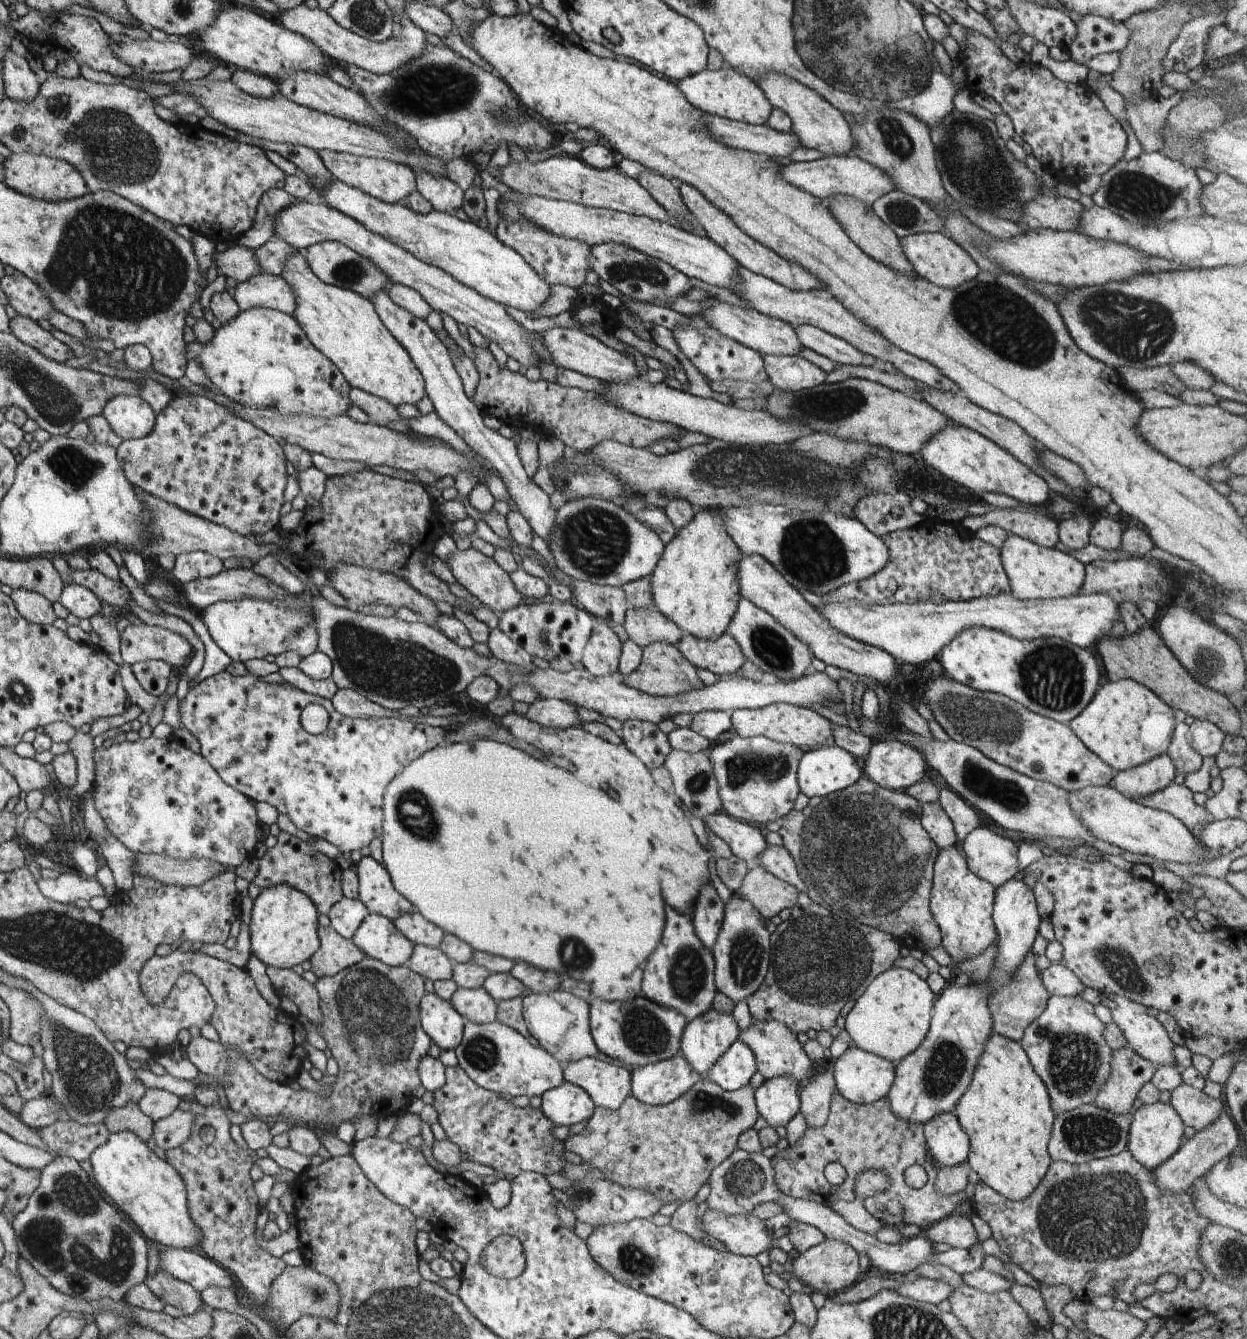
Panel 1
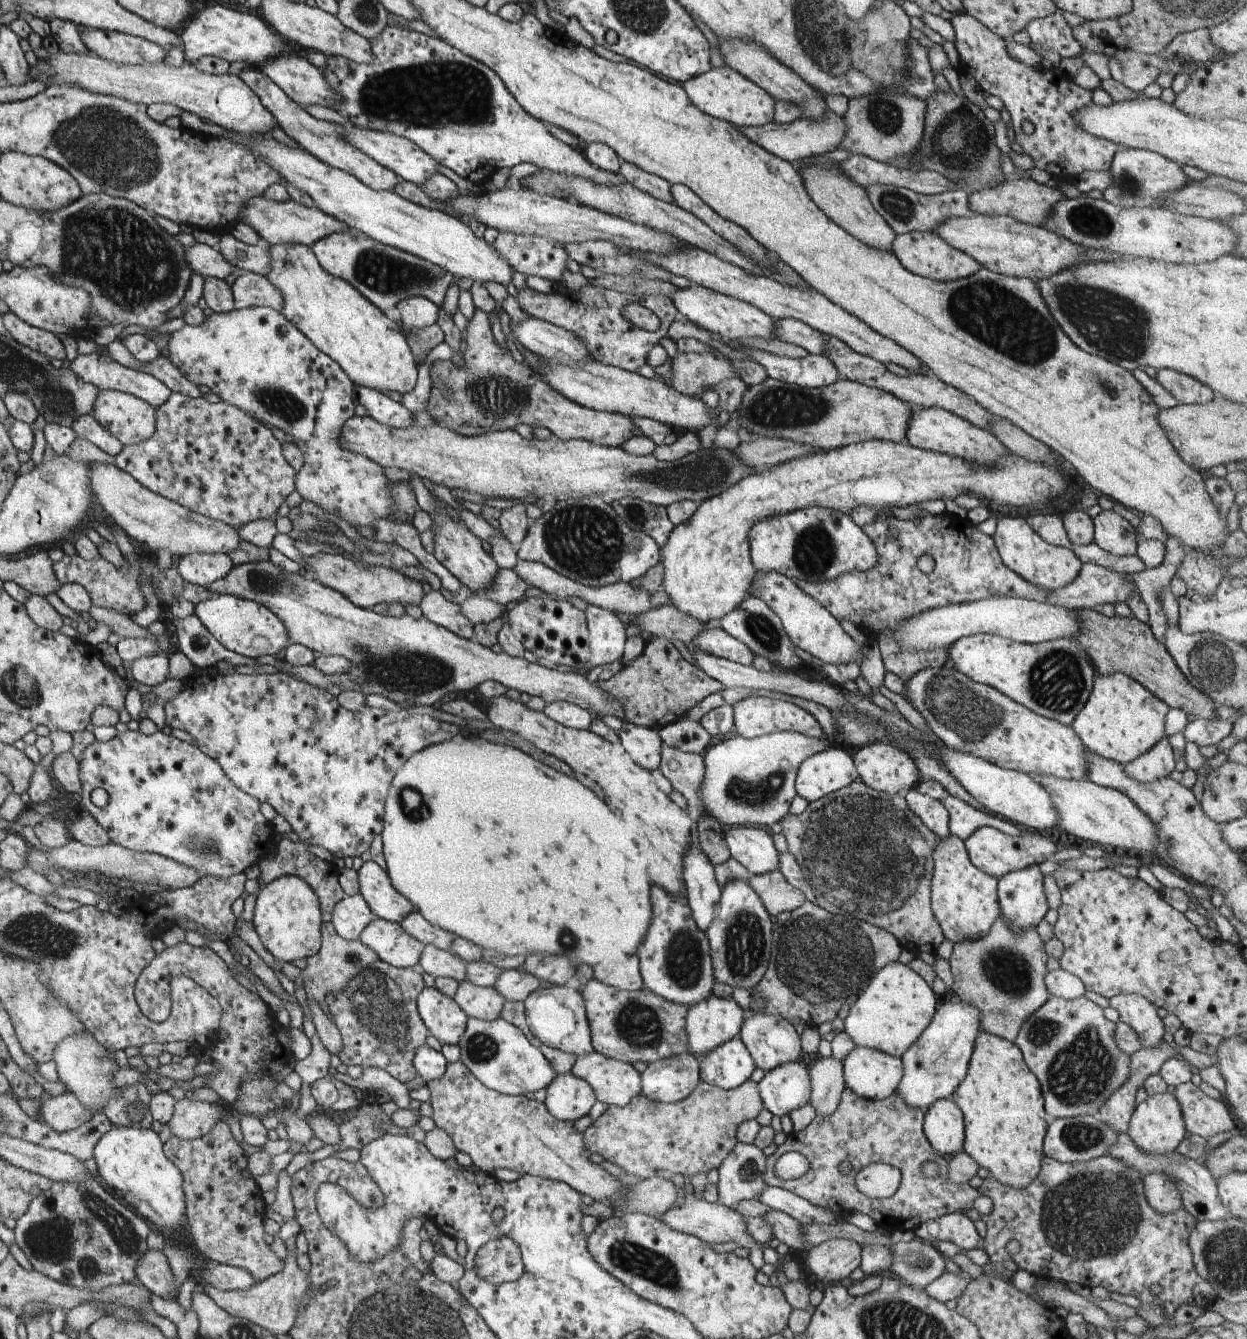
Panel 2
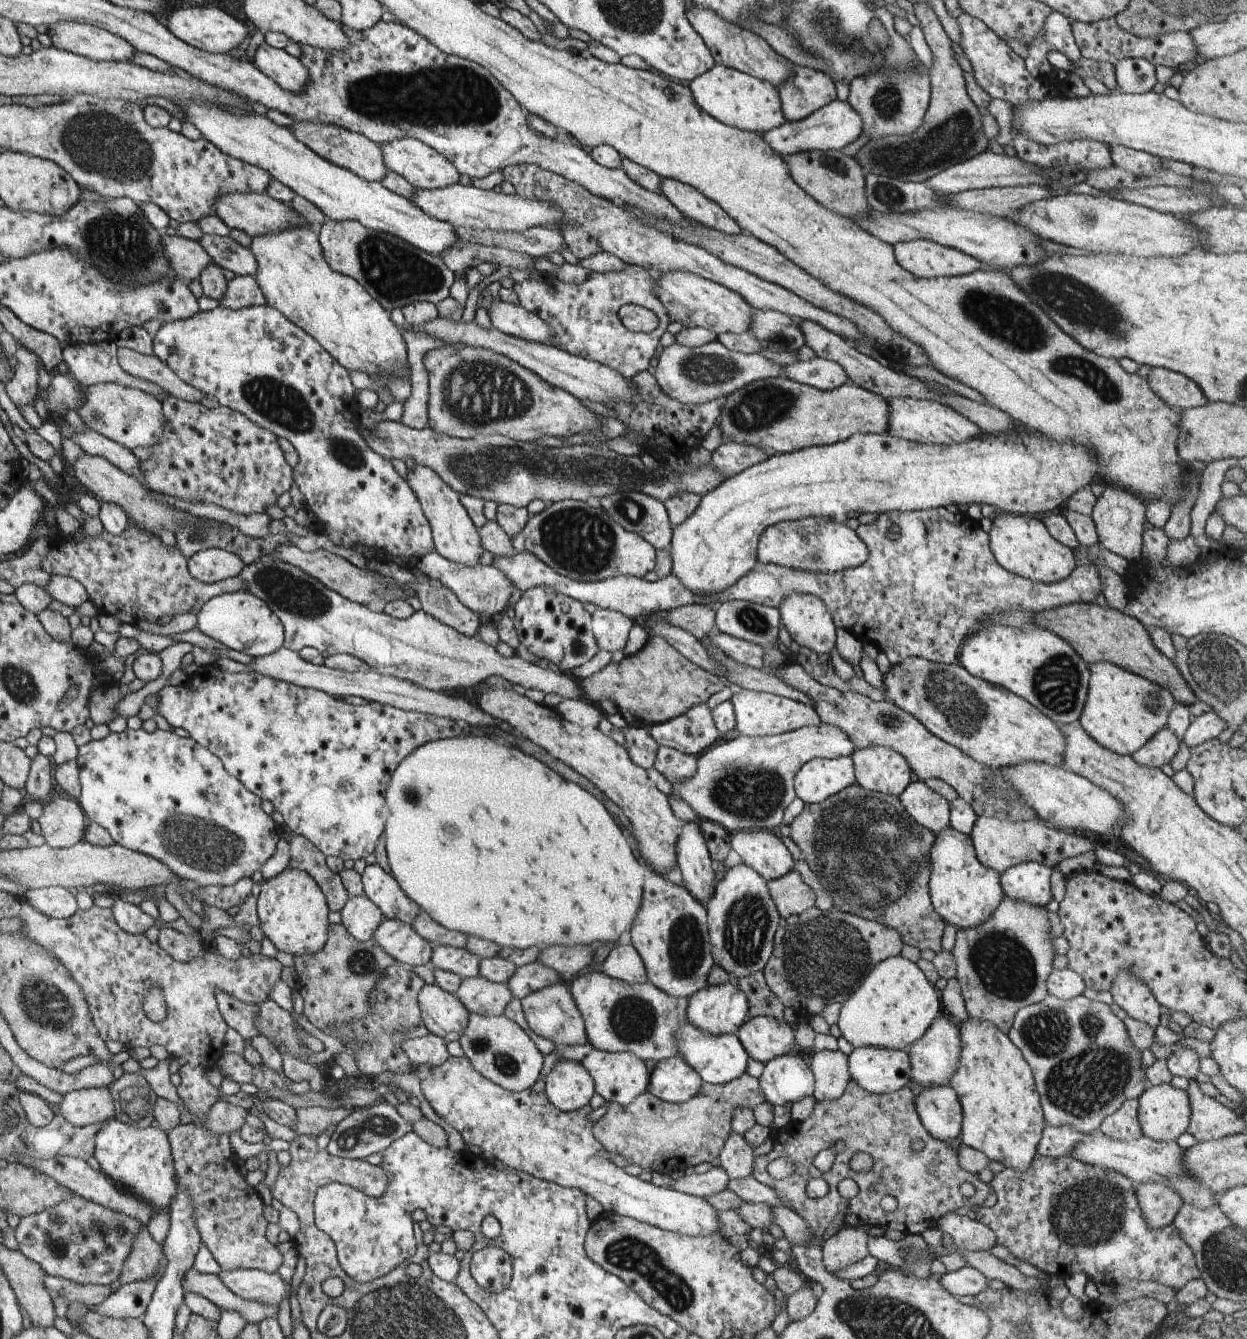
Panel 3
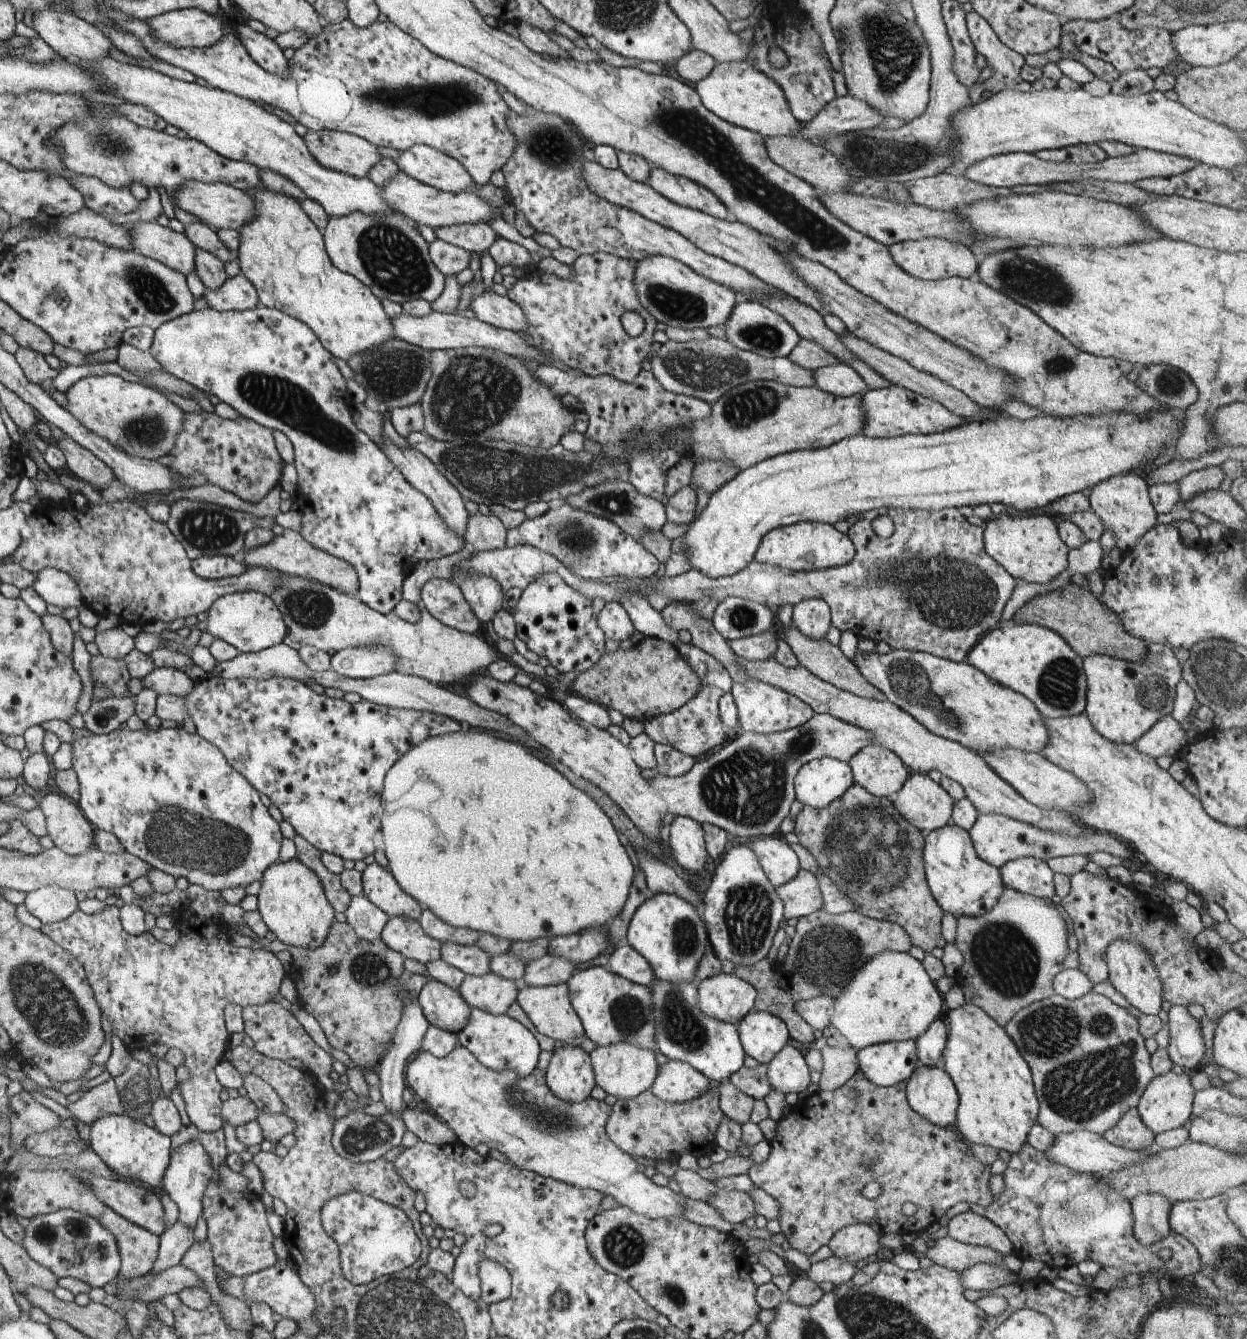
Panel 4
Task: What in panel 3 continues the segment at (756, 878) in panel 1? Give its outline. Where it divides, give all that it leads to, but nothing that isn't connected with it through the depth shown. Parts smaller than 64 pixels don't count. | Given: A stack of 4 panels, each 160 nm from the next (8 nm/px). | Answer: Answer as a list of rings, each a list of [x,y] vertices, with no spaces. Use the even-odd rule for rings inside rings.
[[[792,870],[782,878],[767,883],[781,921],[800,914],[815,904],[815,890],[808,886],[801,874]]]

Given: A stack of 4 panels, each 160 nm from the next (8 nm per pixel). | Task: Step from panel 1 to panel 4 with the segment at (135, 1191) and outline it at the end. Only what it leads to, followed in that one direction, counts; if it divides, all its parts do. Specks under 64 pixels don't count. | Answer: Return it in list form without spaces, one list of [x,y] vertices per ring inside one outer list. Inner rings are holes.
[[[106,1115],[90,1125],[90,1148],[122,1179],[142,1182],[143,1185],[161,1188],[171,1161],[172,1138],[163,1135],[143,1120],[132,1120],[129,1115]]]

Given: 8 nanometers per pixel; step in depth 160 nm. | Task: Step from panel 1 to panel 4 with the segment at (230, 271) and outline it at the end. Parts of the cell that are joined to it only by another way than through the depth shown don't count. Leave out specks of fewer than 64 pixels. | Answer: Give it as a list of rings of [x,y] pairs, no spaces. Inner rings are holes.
[[[157,221],[128,225],[131,248],[187,275],[195,270],[196,247],[184,233],[174,232]]]

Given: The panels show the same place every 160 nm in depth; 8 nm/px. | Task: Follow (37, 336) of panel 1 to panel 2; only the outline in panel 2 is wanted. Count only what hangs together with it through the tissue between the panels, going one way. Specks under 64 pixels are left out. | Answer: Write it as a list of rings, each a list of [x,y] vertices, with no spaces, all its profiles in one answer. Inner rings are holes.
[[[11,311],[6,312],[3,317],[6,330],[18,343],[43,353],[55,364],[67,358],[62,342],[52,332],[31,326]]]

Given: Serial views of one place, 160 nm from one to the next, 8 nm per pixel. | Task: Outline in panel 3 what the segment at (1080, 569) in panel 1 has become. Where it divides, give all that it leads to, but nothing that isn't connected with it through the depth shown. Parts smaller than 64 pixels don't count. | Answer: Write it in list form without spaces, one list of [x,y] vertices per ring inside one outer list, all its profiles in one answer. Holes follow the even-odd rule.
[[[1007,513],[992,520],[989,532],[990,548],[1000,566],[1008,572],[1041,583],[1057,583],[1068,578],[1077,564],[1073,550],[1052,538],[1038,518]]]

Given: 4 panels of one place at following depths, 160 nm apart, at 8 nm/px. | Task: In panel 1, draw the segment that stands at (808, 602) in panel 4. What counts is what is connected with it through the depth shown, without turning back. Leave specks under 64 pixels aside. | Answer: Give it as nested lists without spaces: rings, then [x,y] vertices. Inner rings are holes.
[[[744,555],[737,564],[739,591],[744,599],[771,614],[782,626],[798,637],[826,665],[844,668],[860,677],[870,677],[885,687],[903,684],[897,660],[885,650],[854,640],[837,631],[823,614],[802,597],[802,593],[760,555]]]

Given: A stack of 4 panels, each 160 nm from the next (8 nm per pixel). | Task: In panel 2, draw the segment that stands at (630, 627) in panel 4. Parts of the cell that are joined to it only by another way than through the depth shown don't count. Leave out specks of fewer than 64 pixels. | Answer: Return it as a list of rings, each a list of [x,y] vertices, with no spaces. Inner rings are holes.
[[[587,604],[585,610],[589,631],[590,658],[586,668],[621,661],[627,640],[627,626],[615,613]]]

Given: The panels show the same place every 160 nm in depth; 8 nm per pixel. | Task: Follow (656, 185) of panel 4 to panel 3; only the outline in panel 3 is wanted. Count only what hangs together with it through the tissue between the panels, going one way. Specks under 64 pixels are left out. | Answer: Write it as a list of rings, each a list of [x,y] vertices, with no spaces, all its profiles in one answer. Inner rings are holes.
[[[663,178],[661,193],[692,221],[729,235],[737,235],[743,231],[717,202],[711,201],[689,184]]]

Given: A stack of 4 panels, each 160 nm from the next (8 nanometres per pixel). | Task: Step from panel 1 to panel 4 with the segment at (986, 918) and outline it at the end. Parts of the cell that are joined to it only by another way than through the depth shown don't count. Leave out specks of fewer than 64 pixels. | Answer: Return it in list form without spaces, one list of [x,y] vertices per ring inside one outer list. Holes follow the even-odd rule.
[[[952,822],[925,834],[922,852],[927,885],[934,900],[956,917],[984,914],[996,904],[1005,889],[999,868],[983,861],[976,852],[969,831]]]

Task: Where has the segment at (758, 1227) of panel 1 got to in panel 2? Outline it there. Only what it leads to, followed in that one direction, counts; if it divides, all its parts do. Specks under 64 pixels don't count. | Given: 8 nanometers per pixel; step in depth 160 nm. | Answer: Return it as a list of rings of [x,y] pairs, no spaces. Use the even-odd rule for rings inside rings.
[[[685,1198],[682,1204],[674,1203],[670,1206],[670,1210],[666,1210],[666,1214],[660,1214],[658,1216],[660,1221],[670,1226],[670,1229],[696,1236],[699,1240],[706,1243],[718,1244],[726,1242],[735,1242],[740,1248],[746,1248],[749,1250],[749,1260],[752,1262],[752,1266],[760,1271],[760,1268],[765,1265],[762,1251],[762,1243],[758,1240],[754,1240],[748,1230],[746,1230],[746,1222],[744,1222],[744,1216],[737,1211],[730,1209],[720,1202],[708,1202],[706,1200],[696,1198]]]

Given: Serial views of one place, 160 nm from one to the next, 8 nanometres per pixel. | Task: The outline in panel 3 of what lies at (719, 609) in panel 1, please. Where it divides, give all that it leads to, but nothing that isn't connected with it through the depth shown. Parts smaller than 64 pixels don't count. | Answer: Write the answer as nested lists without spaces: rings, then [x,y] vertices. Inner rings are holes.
[[[1017,425],[1007,434],[982,433],[966,442],[948,446],[910,442],[887,433],[856,433],[831,445],[770,453],[762,462],[725,478],[701,497],[694,514],[676,525],[669,548],[674,576],[693,593],[704,598],[708,595],[715,597],[754,568],[760,535],[769,526],[782,521],[814,517],[840,524],[867,512],[927,511],[950,504],[992,504],[1012,514],[1046,515],[1062,506],[1077,490],[1090,486],[1099,469],[1099,460],[1087,446],[1074,441],[1058,442]]]

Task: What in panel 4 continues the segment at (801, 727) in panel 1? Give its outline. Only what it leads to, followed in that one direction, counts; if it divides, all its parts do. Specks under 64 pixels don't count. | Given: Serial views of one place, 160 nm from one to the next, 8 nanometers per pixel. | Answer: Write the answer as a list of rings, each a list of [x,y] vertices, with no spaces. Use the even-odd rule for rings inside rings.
[[[748,678],[733,683],[730,693],[735,700],[740,726],[746,732],[768,734],[802,726],[814,714],[803,700],[774,685]]]

